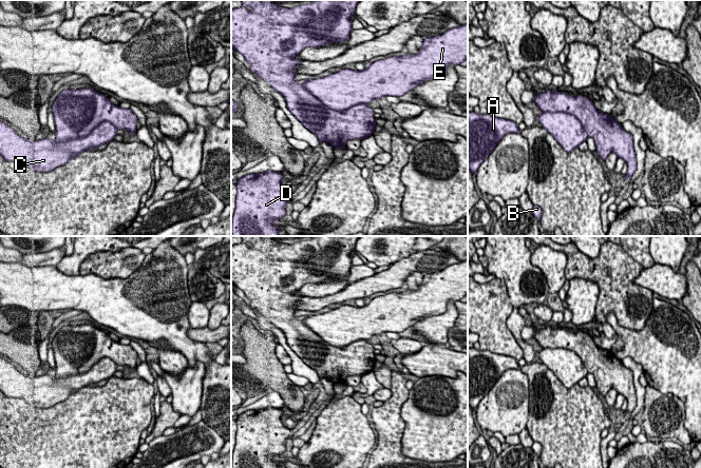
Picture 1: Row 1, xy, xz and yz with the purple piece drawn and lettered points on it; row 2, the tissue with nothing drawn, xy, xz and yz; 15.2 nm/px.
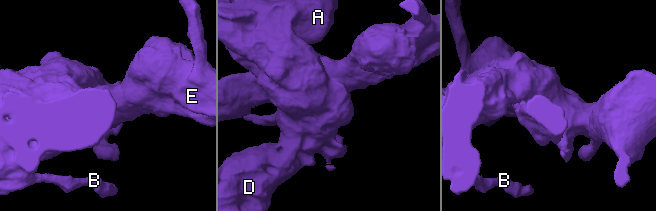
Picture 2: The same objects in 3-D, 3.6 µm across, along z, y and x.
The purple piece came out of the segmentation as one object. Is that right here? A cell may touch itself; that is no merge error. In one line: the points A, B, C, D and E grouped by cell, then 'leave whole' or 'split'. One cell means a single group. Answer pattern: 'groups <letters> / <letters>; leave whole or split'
groups A B D / C E; split

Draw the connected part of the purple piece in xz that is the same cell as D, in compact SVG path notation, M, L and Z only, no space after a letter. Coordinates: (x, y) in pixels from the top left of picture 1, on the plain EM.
M274 407L240 414L231 468L279 468L272 460L286 450L285 443L291 435L281 422L283 416Z

